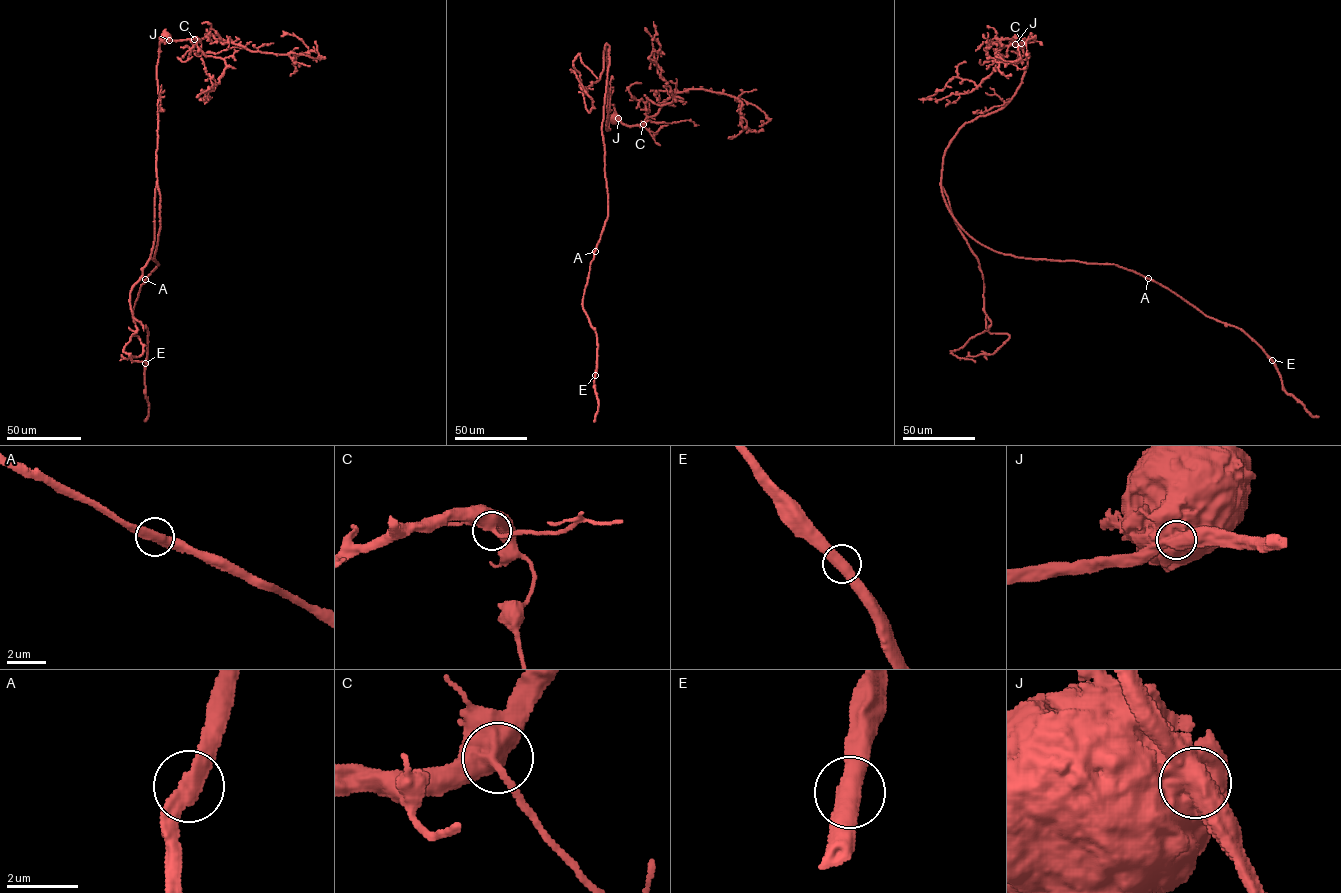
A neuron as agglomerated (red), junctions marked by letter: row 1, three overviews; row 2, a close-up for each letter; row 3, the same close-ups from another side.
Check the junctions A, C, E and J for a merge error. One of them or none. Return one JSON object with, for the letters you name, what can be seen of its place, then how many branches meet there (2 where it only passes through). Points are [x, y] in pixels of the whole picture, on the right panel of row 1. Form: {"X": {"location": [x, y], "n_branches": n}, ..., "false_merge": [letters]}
{"J": {"location": [1015, 44], "n_branches": 2}, "false_merge": ["J"]}

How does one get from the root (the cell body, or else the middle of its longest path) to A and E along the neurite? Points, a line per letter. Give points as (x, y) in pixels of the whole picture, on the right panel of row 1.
A: (1018, 39), (1027, 67), (1015, 94), (967, 122), (946, 150), (948, 210), (995, 251), (1115, 264), (1147, 278)
E: (1018, 39), (1015, 94), (946, 150), (955, 221), (1003, 254), (1134, 271), (1272, 360)

